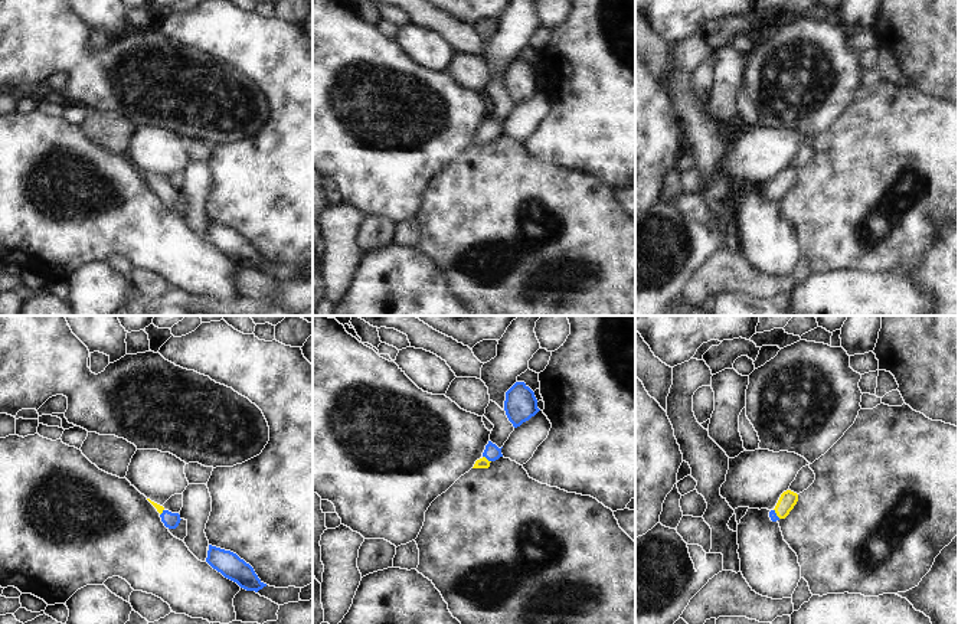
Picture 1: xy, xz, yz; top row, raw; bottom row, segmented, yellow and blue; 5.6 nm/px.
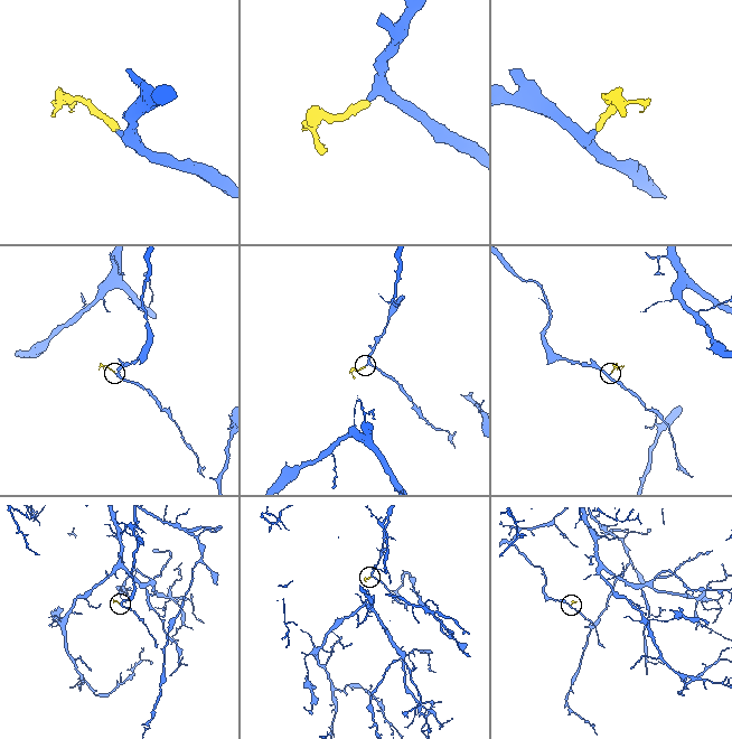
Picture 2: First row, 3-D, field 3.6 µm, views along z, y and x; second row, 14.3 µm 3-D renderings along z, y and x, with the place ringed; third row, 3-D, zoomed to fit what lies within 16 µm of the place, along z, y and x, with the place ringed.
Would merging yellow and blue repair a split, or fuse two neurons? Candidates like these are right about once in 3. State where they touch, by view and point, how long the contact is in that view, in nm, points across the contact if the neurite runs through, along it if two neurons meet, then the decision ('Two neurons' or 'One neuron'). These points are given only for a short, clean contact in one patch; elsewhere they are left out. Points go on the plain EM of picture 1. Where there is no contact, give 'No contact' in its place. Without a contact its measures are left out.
Touches yellow at xz (486, 136). Shared border 60 nm. Path across: xz (483, 140), (486, 136), (491, 130). One neuron

